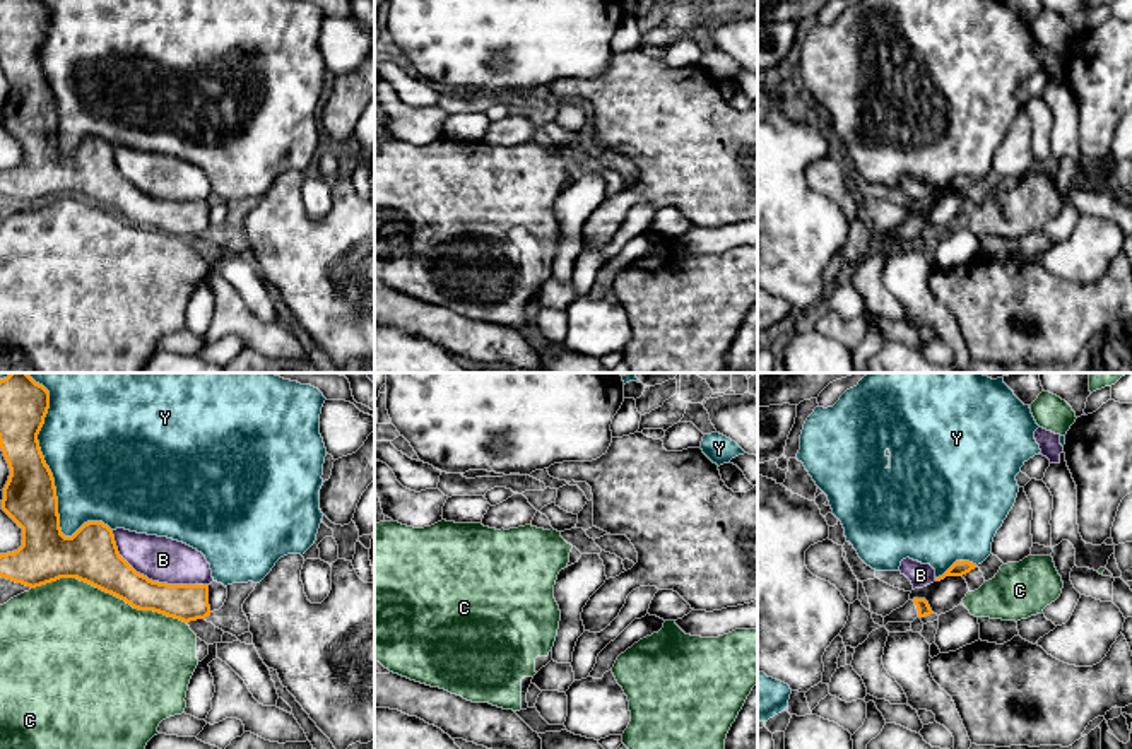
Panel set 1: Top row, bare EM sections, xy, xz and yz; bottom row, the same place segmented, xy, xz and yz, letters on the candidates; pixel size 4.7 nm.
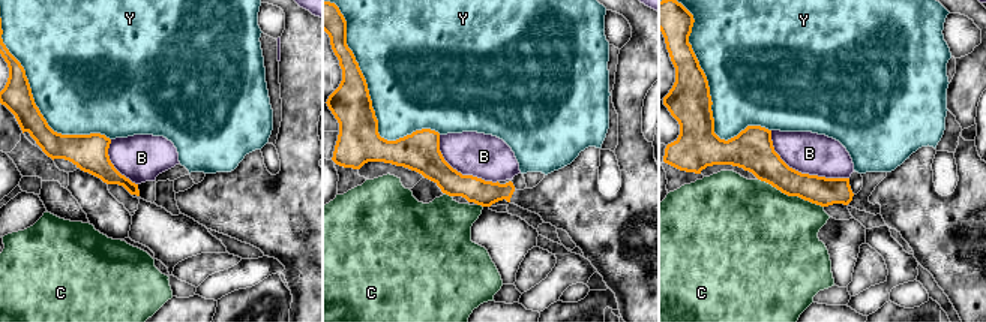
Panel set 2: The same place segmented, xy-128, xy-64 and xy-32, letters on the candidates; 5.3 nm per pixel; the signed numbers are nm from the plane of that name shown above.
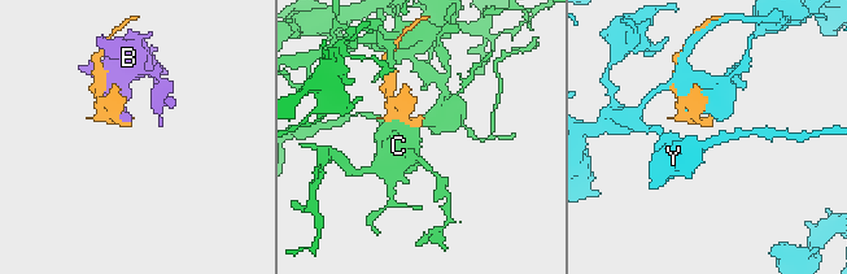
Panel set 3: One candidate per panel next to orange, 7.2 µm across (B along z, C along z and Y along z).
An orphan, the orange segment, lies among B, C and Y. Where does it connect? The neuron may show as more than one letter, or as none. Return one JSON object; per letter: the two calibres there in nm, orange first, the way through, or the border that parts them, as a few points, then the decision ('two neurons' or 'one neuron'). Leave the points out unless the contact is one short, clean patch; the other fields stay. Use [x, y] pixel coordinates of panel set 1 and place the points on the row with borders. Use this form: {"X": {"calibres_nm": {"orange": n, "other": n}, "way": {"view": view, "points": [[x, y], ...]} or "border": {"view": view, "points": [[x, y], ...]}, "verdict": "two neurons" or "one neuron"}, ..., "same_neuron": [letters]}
{"B": {"calibres_nm": {"orange": 200, "other": 220}, "verdict": "two neurons"}, "C": {"calibres_nm": {"orange": 260, "other": 500}, "verdict": "two neurons"}, "Y": {"calibres_nm": {"orange": 260, "other": 500}, "verdict": "two neurons"}, "same_neuron": []}

